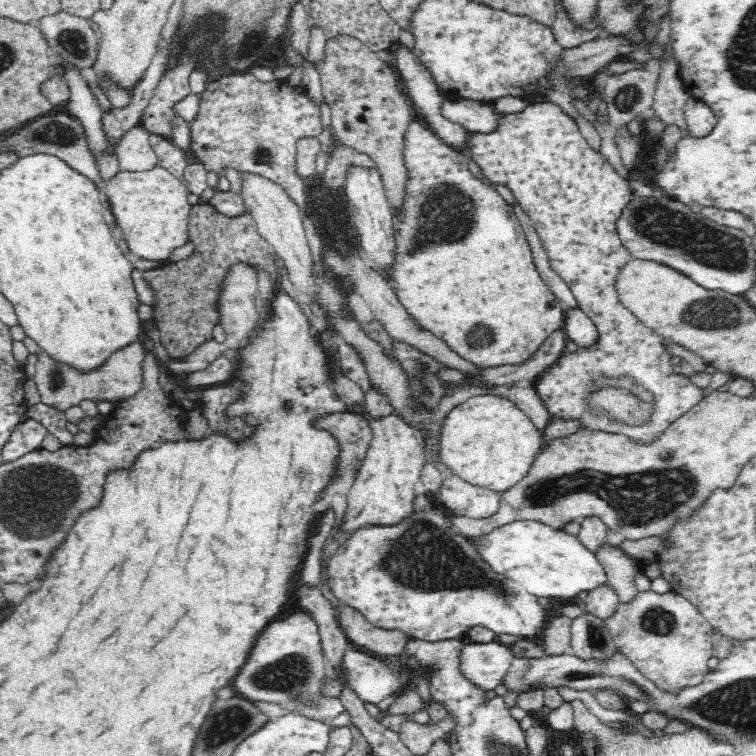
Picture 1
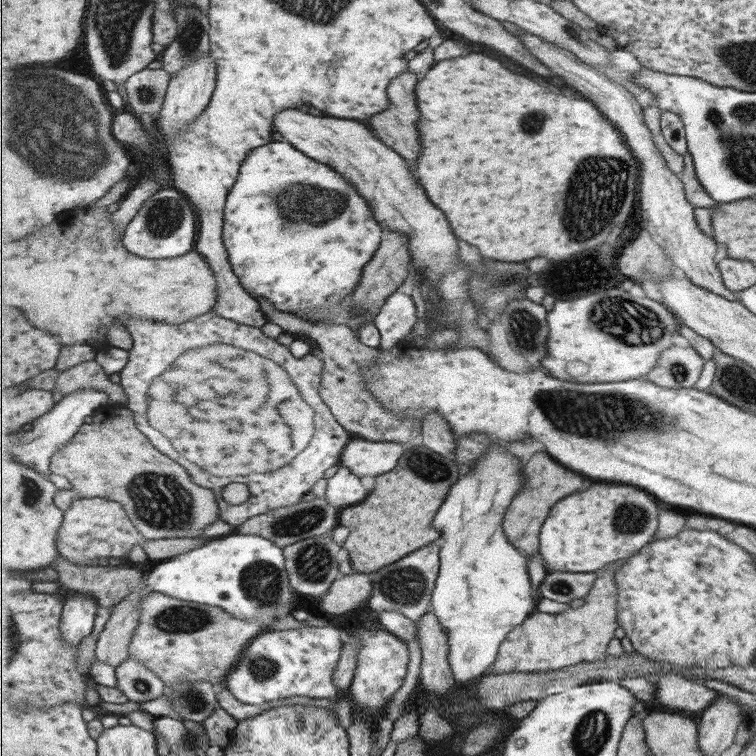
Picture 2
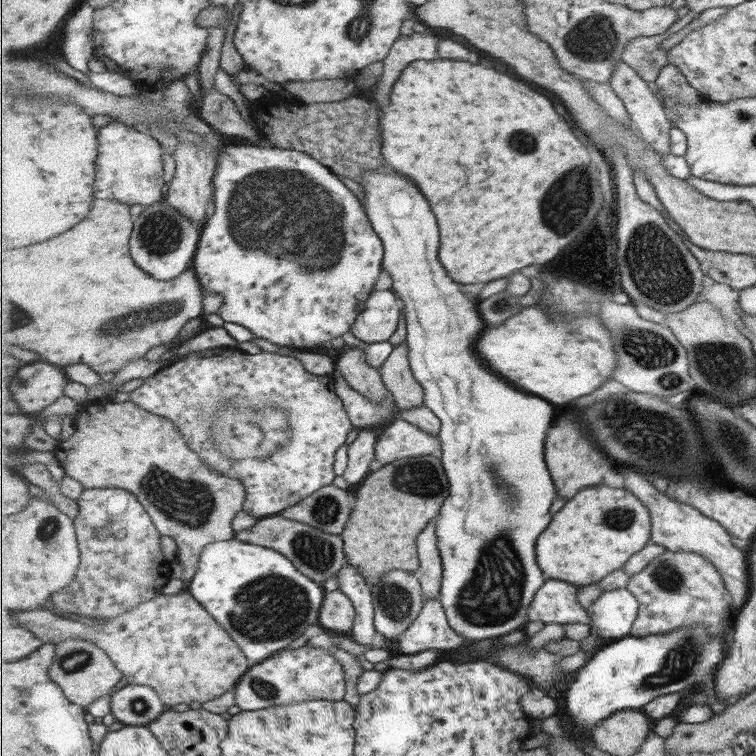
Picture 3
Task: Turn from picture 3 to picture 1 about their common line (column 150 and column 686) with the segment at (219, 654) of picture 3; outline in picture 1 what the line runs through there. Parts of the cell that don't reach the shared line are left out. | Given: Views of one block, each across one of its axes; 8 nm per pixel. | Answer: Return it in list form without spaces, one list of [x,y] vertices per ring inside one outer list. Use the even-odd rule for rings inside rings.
[[[655,591],[640,592],[630,604],[620,604],[616,614],[606,618],[606,627],[614,637],[615,646],[624,651],[636,667],[646,675],[646,678],[658,683],[662,689],[668,689],[673,694],[683,686],[694,686],[702,682],[708,674],[708,660],[712,657],[712,634],[714,628],[694,608],[691,602],[672,591],[656,593]]]

